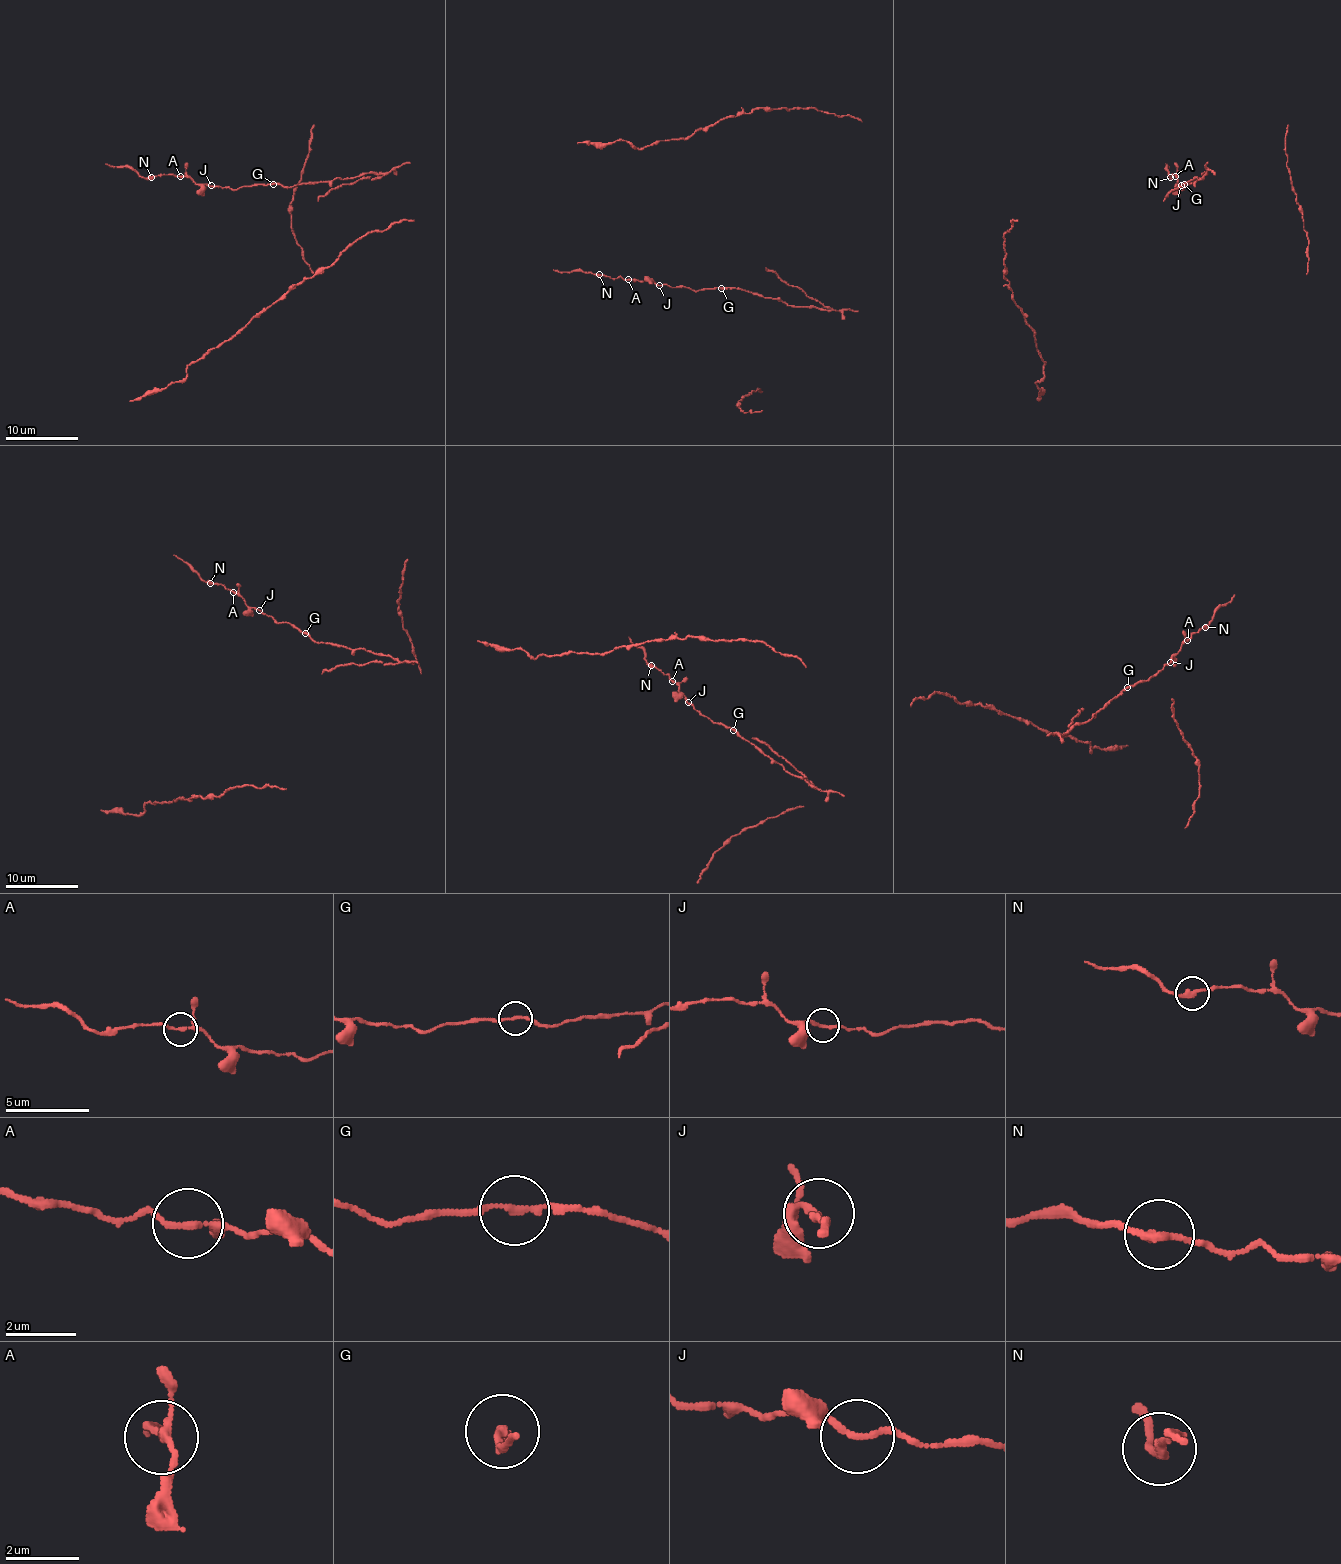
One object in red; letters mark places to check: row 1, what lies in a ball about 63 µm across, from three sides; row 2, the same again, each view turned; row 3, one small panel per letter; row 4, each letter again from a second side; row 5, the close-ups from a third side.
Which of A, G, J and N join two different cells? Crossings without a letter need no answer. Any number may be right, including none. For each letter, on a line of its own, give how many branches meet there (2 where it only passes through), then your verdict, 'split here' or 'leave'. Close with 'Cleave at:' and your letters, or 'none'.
A: branches 3; leave
G: branches 2; leave
J: branches 2; leave
N: branches 2; leave
Cleave at: none

